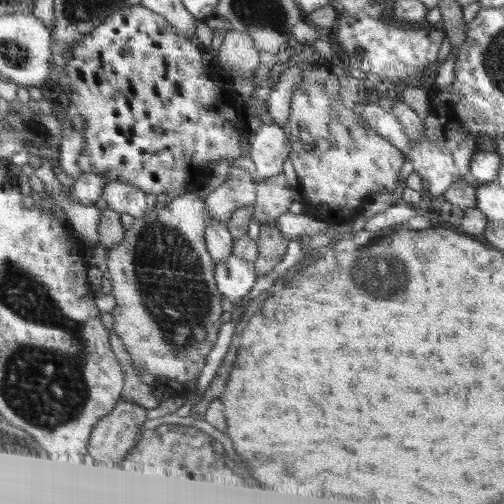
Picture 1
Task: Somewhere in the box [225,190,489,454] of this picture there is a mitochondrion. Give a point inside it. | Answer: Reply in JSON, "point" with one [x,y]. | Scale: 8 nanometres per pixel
{"point":[388,274]}

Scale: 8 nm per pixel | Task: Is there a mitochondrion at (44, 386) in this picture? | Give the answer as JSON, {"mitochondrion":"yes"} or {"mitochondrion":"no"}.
{"mitochondrion":"yes"}

